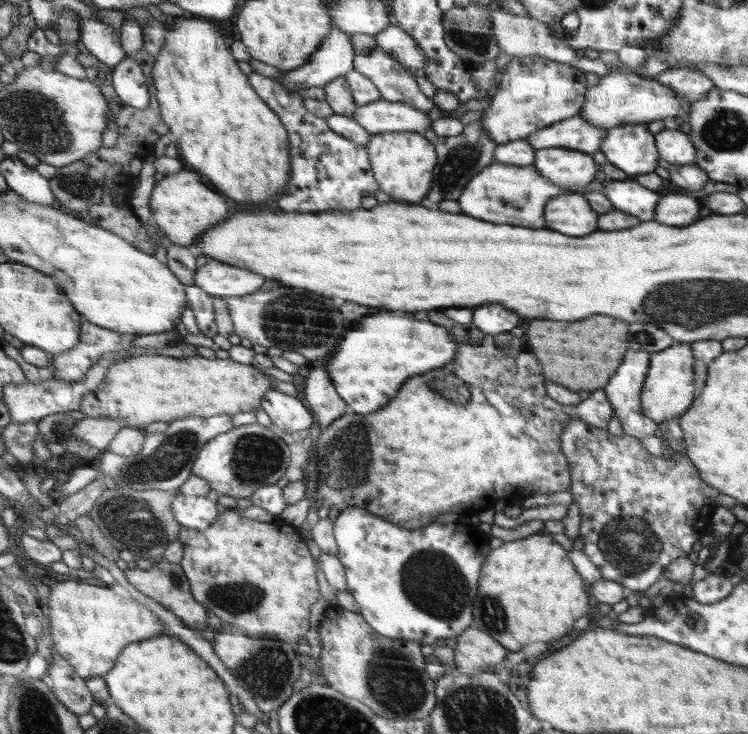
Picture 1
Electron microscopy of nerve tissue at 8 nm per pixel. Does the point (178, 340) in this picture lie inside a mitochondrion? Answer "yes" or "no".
no

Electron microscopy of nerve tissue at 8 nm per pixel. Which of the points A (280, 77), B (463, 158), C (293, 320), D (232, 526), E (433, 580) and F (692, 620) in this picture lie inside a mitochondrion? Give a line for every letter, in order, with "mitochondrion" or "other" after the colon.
A: other
B: mitochondrion
C: mitochondrion
D: other
E: mitochondrion
F: other

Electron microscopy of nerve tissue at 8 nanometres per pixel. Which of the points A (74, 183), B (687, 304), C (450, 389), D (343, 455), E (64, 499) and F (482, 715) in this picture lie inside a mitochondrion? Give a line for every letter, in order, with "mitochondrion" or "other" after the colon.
A: mitochondrion
B: mitochondrion
C: mitochondrion
D: mitochondrion
E: other
F: mitochondrion

